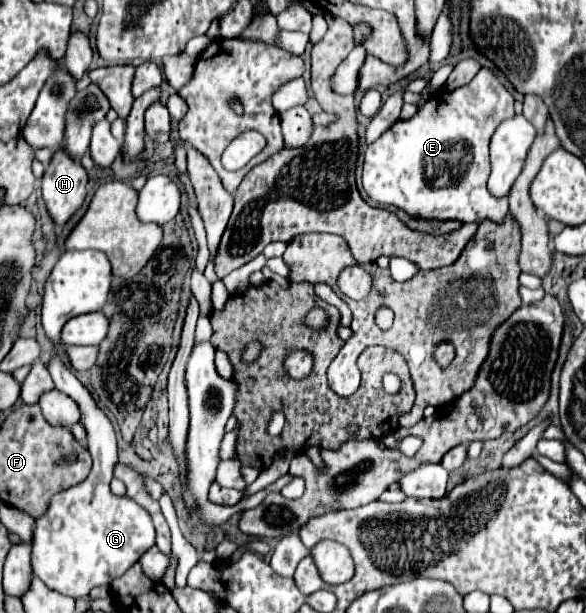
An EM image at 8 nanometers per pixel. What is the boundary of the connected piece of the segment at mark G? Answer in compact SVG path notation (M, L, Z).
M56 352L52 354L52 358L48 362L48 372L50 372L56 388L78 402L80 412L82 412L82 426L88 432L88 450L92 454L94 464L92 464L90 476L82 484L76 484L72 488L66 488L66 490L54 494L48 504L48 510L40 518L36 518L34 536L30 542L32 570L44 584L48 584L52 590L62 592L64 596L86 596L94 586L112 584L114 578L120 578L130 566L134 566L142 558L142 554L156 544L156 530L154 530L154 522L152 522L150 514L140 504L136 504L126 494L116 496L110 490L112 470L114 470L118 452L116 452L116 434L114 434L114 428L112 428L110 420L106 418L104 410L94 402L94 398L84 388L84 384L74 376L72 370L66 368L66 364L60 360L60 356Z

